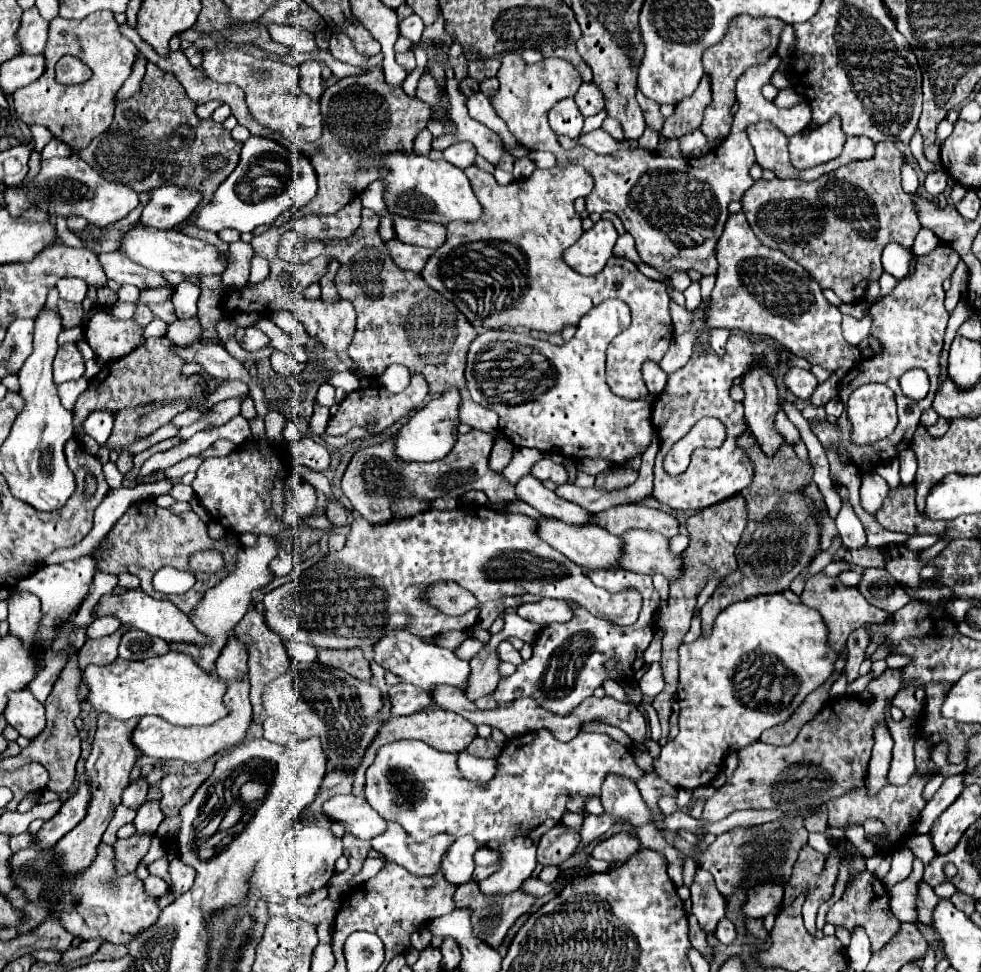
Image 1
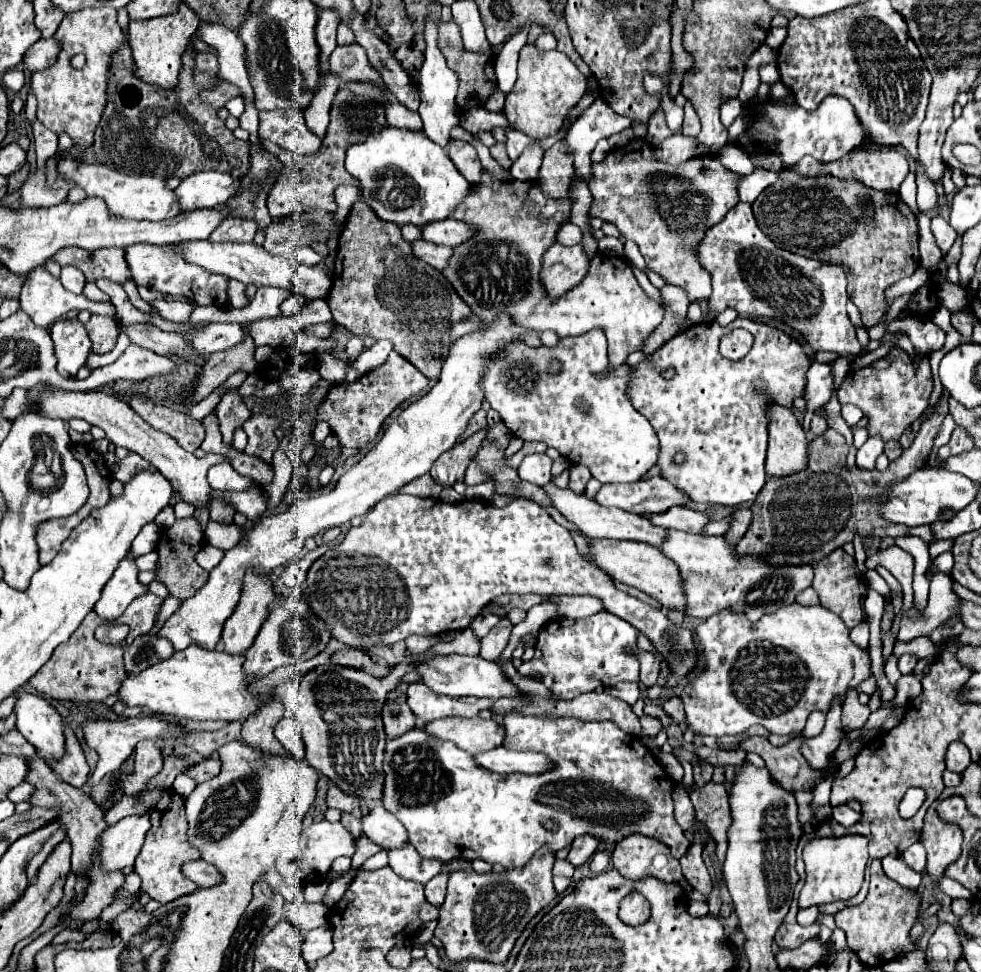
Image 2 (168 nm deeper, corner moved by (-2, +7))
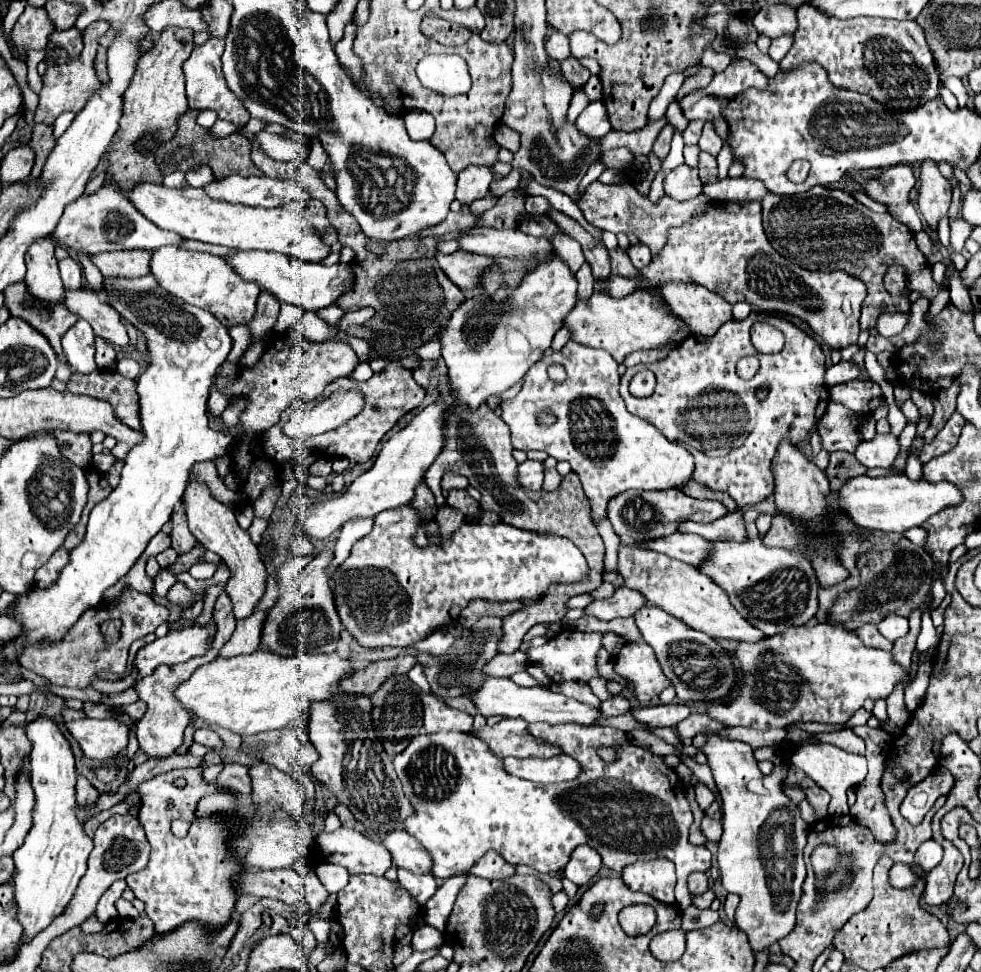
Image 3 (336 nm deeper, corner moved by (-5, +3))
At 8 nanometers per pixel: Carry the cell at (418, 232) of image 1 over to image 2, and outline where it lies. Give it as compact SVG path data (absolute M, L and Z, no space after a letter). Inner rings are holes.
M446 218L442 222L430 222L420 230L422 230L422 240L442 246L456 246L458 242L466 242L466 238L470 238L472 234L470 226L452 218Z

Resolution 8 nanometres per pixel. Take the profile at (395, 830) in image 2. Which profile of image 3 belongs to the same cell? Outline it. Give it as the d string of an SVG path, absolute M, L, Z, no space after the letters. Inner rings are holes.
M393 830L385 836L383 844L393 856L393 862L399 868L405 868L413 874L433 874L431 854L405 830Z

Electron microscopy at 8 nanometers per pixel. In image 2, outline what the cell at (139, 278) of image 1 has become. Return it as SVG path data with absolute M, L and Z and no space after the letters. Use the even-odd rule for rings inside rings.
M132 244L126 248L126 264L128 270L138 286L148 286L166 294L184 294L190 296L198 306L226 306L228 296L226 296L226 286L228 278L222 278L218 274L210 274L202 270L200 266L188 264L180 258L176 250L164 248L164 246L154 246L154 244Z

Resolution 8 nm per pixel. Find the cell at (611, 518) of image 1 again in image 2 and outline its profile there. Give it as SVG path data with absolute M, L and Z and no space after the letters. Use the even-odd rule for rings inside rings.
M672 506L670 510L662 512L662 514L644 514L654 526L662 526L662 528L676 528L676 530L684 530L684 532L700 532L702 526L708 522L706 514L690 510L686 506Z

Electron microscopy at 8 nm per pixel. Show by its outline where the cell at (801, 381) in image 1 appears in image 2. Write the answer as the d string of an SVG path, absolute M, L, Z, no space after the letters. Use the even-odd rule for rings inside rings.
M812 362L806 372L806 388L804 388L804 400L806 413L804 414L802 428L808 440L813 438L810 432L810 423L814 416L814 410L820 408L824 402L830 400L832 394L832 372L828 364Z

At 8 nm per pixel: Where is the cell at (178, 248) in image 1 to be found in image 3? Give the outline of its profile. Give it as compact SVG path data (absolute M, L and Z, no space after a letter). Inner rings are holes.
M263 250L237 252L227 262L237 270L237 274L241 274L241 278L257 282L261 290L269 290L279 302L295 304L305 312L317 312L321 308L335 304L335 300L353 286L353 270L349 266L339 264L323 266L313 262L301 262L297 258L285 258L285 254L273 254Z

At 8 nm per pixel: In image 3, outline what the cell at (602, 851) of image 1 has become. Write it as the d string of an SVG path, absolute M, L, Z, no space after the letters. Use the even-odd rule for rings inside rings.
M665 858L635 862L623 870L621 878L633 892L645 892L661 904L675 904L675 866Z

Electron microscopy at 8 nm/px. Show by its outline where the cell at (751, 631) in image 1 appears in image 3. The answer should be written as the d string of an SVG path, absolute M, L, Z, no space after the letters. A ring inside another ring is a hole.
M817 624L811 630L805 626L789 628L785 636L771 636L765 642L759 642L757 646L745 646L743 642L735 652L735 660L741 666L737 698L731 700L727 706L723 702L711 704L707 714L727 726L751 726L757 730L787 728L791 722L797 720L845 724L853 716L853 712L863 706L867 698L887 698L897 684L907 684L911 676L909 670L895 662L891 652L869 648L861 642L857 634L849 634L847 630L837 630L835 626L825 624Z

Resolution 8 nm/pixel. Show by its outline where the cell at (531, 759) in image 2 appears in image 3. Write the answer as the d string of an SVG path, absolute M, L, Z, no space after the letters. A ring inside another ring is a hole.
M561 754L557 758L549 758L549 760L505 758L503 764L509 774L523 778L523 780L531 780L531 782L541 782L541 784L575 780L581 774L581 764L567 754Z

